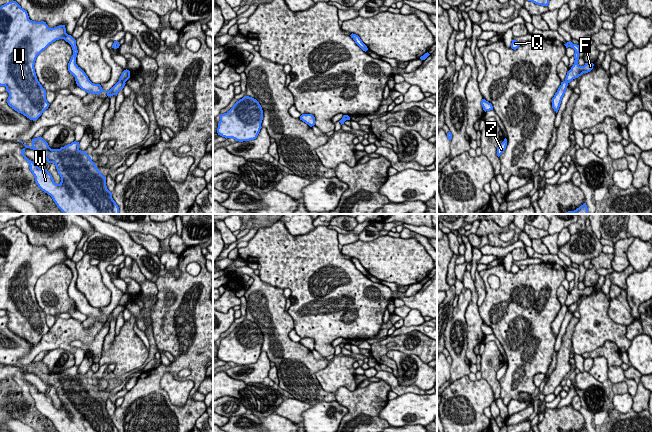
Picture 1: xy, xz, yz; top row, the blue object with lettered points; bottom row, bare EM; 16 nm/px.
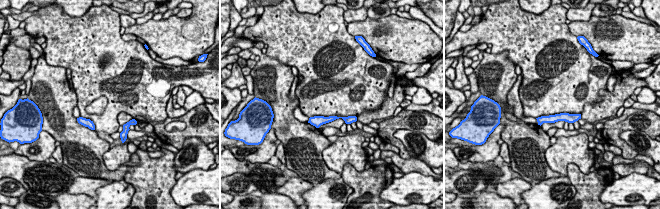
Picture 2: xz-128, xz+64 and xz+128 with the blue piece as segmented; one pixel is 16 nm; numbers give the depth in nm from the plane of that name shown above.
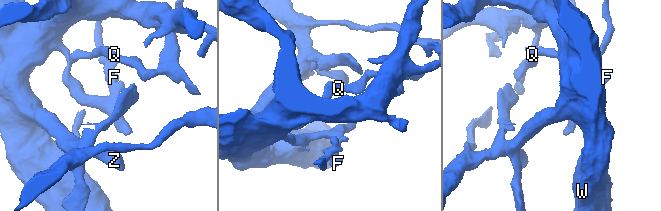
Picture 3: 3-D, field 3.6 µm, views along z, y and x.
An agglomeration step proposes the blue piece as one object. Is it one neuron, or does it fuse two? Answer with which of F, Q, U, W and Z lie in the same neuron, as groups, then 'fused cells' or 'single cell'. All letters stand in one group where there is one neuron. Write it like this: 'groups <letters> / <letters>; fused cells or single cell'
groups F / Q U W Z; fused cells

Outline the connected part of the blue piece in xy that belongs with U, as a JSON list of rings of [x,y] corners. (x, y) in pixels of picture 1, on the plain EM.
[[[16,225],[8,226],[0,231],[0,310],[5,310],[9,317],[8,329],[30,344],[37,344],[48,333],[46,314],[37,303],[35,285],[37,280],[56,264],[64,263],[73,274],[68,287],[68,295],[75,301],[77,310],[88,318],[106,316],[110,322],[124,312],[125,306],[118,305],[109,315],[104,315],[100,308],[92,307],[86,297],[76,288],[76,264],[66,257],[65,249],[49,252],[46,246],[36,246],[29,243],[28,237]]]

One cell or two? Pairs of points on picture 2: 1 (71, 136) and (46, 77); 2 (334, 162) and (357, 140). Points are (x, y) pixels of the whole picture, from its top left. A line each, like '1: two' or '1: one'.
1: one
2: one

